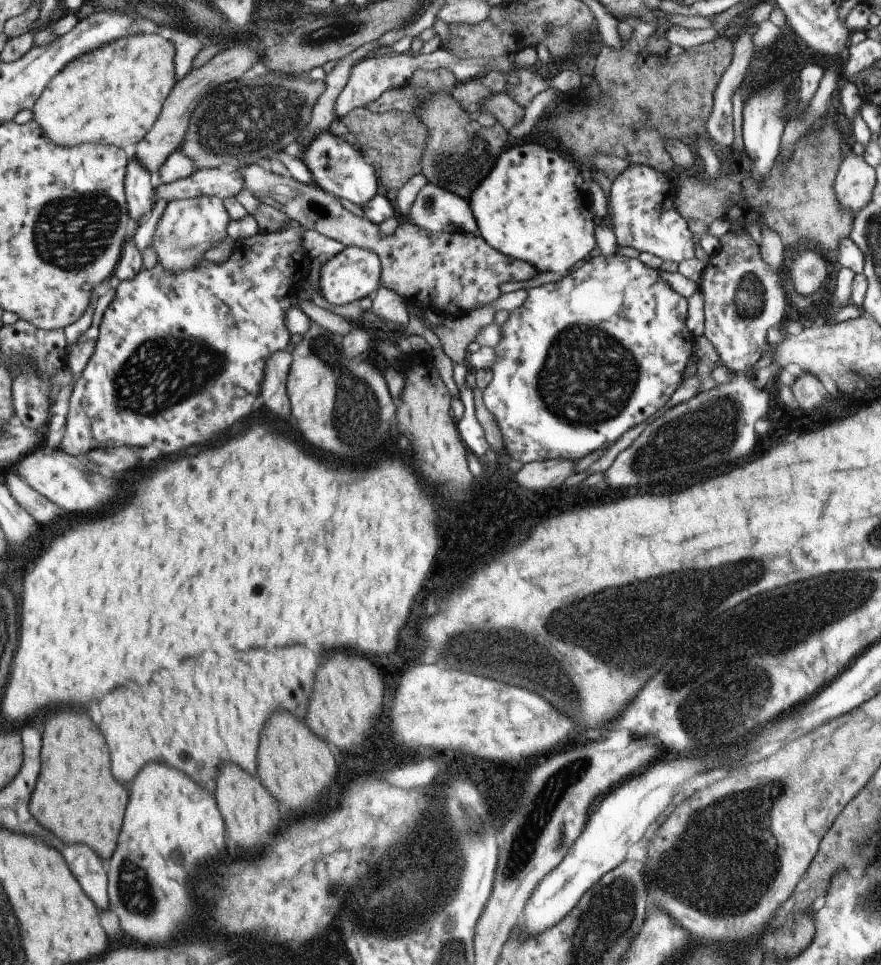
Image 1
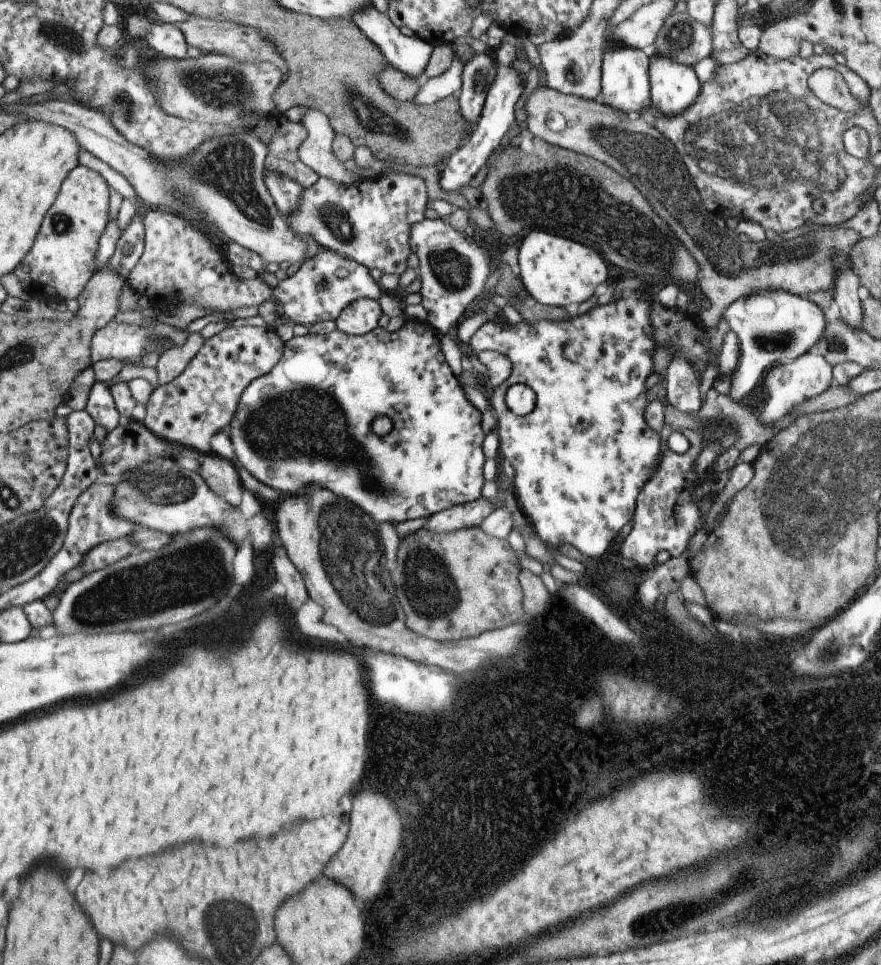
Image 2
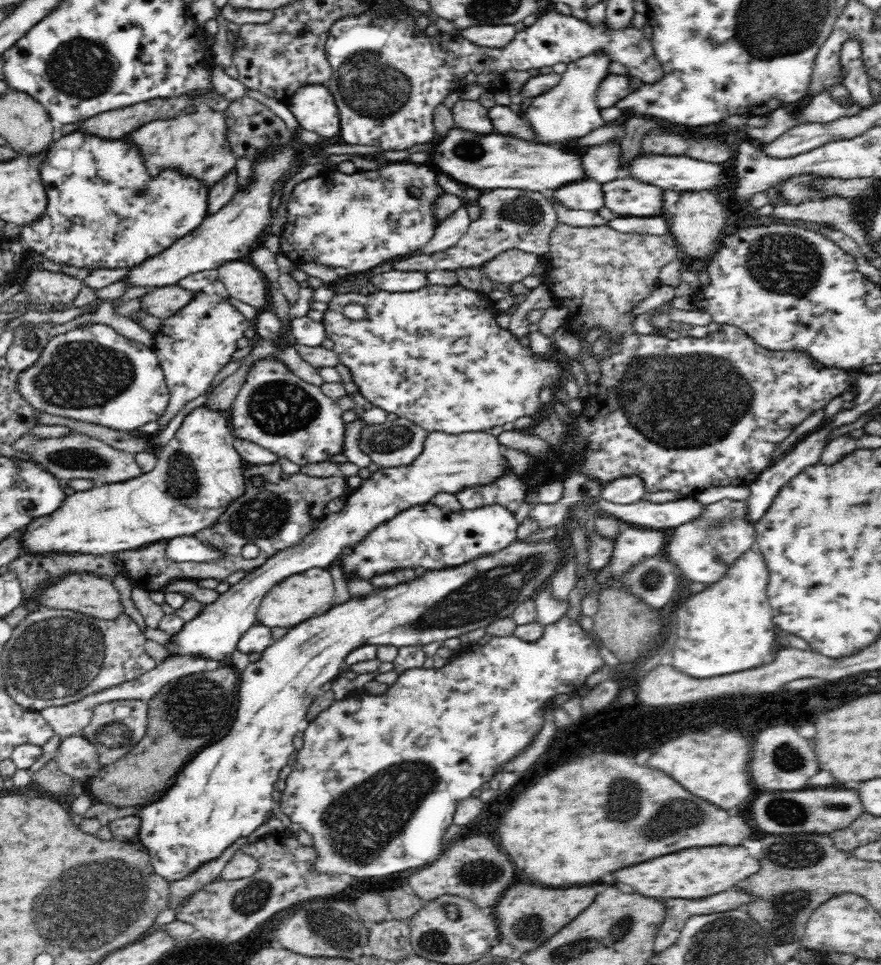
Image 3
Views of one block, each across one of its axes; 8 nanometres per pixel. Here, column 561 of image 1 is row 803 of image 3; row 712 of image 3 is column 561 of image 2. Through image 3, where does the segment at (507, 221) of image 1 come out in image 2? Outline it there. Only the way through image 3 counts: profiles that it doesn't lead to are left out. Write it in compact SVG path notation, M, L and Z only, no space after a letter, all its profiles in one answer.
M529 231L515 240L518 247L519 283L542 305L563 307L587 300L595 286L607 280L607 266L593 248L545 231Z

